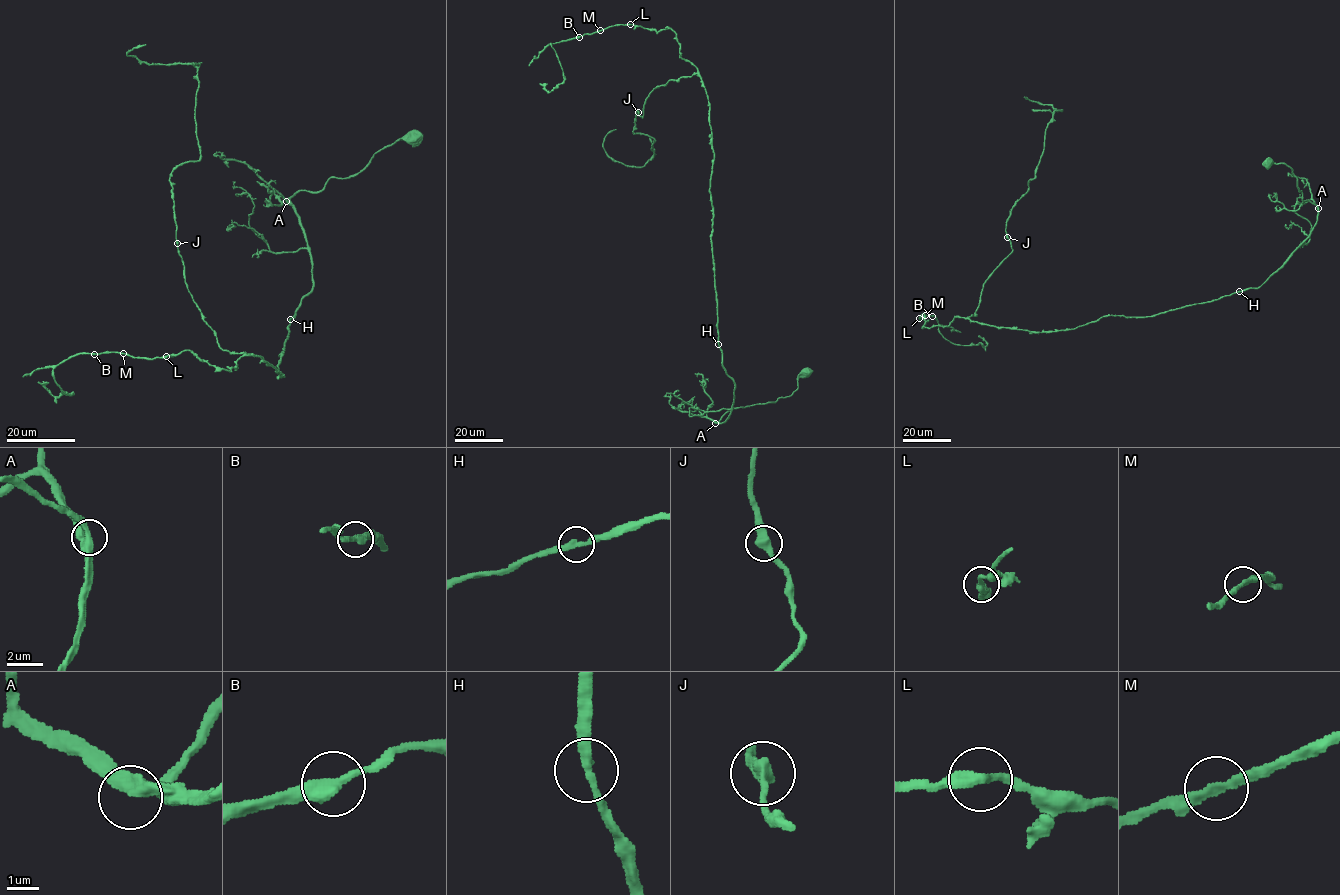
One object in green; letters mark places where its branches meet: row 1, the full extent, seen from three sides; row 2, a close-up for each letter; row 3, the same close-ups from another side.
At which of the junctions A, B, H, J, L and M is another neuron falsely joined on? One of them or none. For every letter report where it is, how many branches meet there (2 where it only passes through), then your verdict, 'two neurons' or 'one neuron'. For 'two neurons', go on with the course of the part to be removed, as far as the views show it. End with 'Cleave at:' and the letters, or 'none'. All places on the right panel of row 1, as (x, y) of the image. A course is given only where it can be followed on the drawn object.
A: place (1318, 208); branches 2; one neuron
B: place (932, 316); branches 2; one neuron
H: place (1239, 291); branches 2; one neuron
J: place (1007, 237); branches 2; one neuron
L: place (919, 318); branches 2; one neuron
M: place (925, 315); branches 2; one neuron
Cleave at: none

